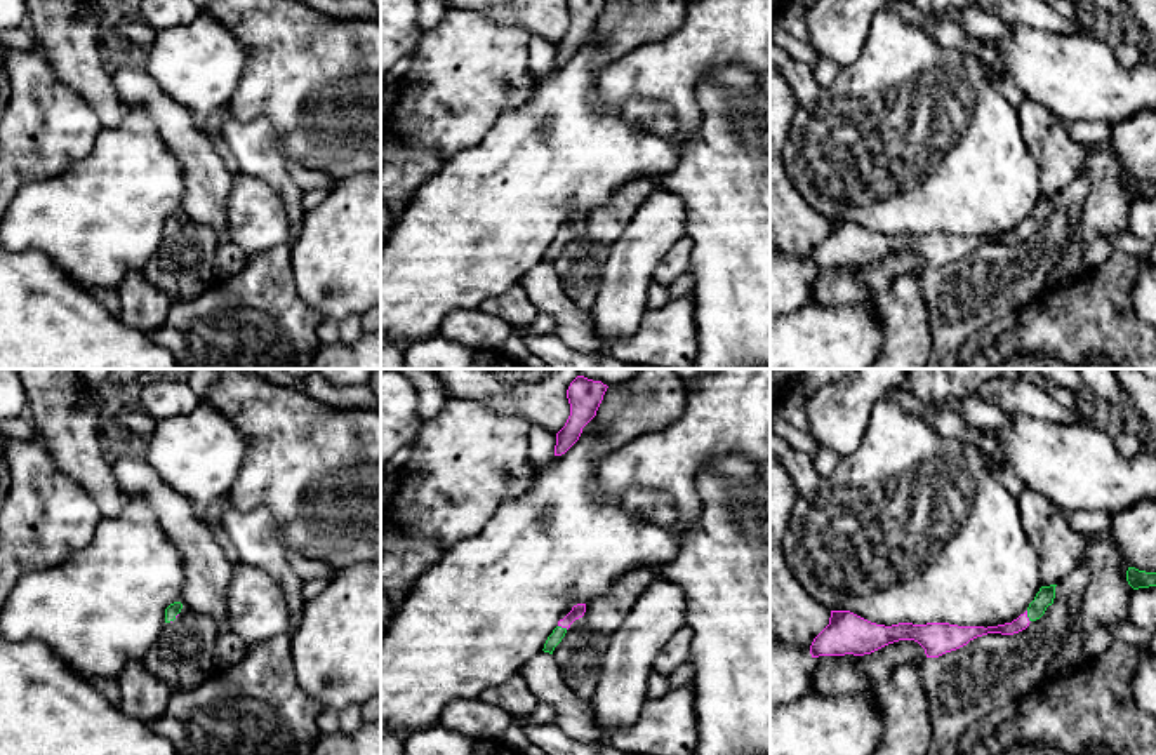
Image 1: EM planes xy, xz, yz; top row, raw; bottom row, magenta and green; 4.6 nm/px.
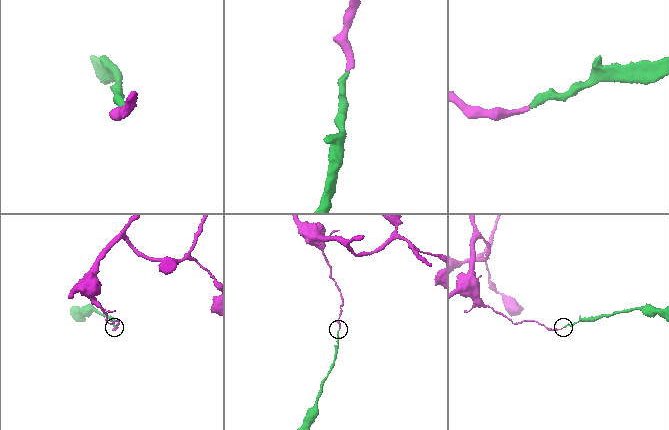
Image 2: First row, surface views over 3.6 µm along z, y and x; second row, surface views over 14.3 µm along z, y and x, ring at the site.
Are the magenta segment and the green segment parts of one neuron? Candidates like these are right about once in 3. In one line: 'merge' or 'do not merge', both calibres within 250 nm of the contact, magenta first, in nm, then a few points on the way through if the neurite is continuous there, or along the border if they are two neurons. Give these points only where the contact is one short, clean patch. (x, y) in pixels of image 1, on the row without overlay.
merge; 70 nm thick on the magenta side, 80 nm on the other; runs through yz (1023, 232), (1026, 227), (1045, 207)

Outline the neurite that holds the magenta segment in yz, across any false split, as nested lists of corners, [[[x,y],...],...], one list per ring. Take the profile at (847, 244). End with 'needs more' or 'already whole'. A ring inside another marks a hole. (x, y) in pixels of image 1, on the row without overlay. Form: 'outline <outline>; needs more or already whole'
outline [[[1041,197],[1027,221],[1012,233],[987,238],[949,233],[899,233],[885,237],[871,233],[850,221],[831,221],[829,235],[814,249],[810,264],[812,268],[864,266],[899,251],[914,251],[925,259],[927,268],[939,268],[987,244],[1013,245],[1026,240],[1031,231],[1040,230],[1046,217],[1053,214],[1055,197]]]; needs more

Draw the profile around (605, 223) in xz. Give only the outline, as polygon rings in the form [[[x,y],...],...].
[[[636,177],[622,184],[607,204],[588,212],[584,233],[605,245],[614,244],[655,186],[657,181],[652,177]]]

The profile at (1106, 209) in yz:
[[[1111,144],[1104,150],[1090,151],[1088,162],[1090,191],[1071,238],[1057,266],[1048,273],[1046,284],[1029,301],[1036,303],[1048,287],[1066,285],[1088,271],[1085,263],[1086,245],[1104,233],[1125,233],[1130,226],[1130,207],[1133,198],[1126,191],[1128,172],[1113,151]]]

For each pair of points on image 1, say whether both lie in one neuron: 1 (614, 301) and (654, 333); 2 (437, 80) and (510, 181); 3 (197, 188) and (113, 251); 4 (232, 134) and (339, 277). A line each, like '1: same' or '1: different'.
1: different
2: different
3: different
4: different

